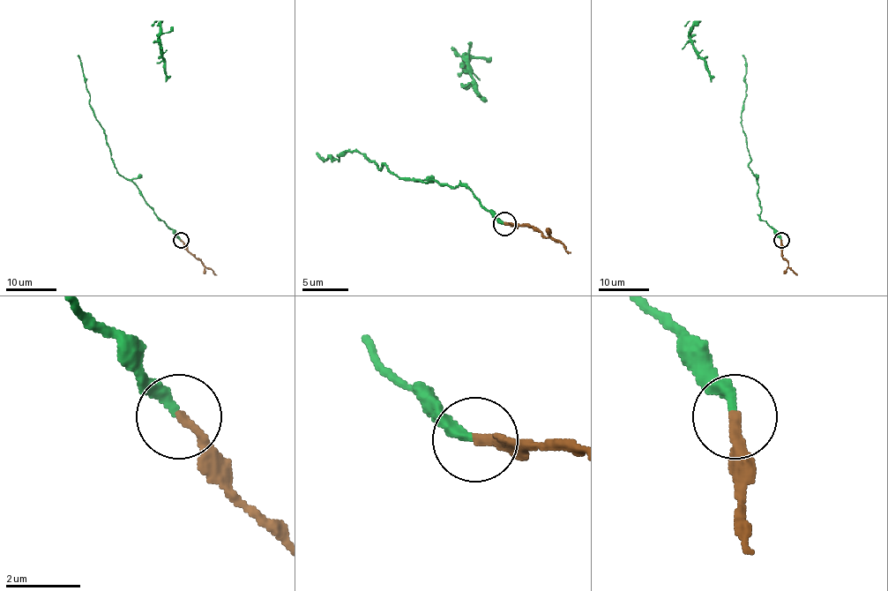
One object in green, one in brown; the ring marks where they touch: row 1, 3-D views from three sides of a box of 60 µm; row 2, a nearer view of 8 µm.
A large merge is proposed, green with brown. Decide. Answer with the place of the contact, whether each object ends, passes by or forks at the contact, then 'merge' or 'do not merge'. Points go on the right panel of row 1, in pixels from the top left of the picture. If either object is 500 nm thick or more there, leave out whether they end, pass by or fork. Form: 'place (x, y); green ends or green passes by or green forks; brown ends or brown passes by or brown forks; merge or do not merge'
place (781, 240); green ends; brown ends; do not merge

